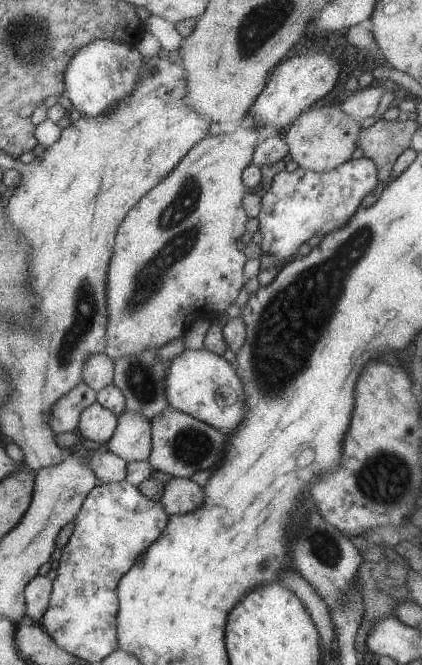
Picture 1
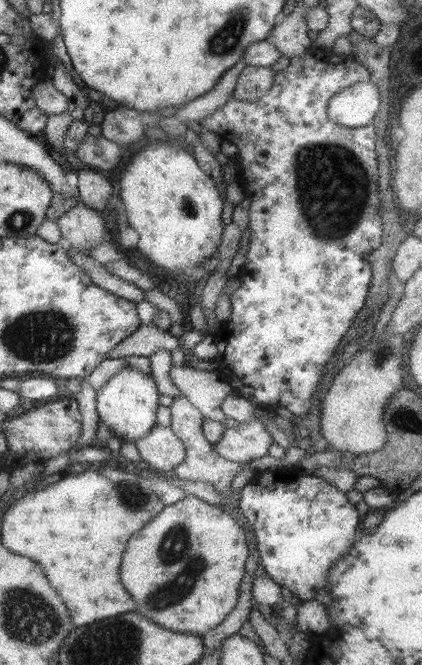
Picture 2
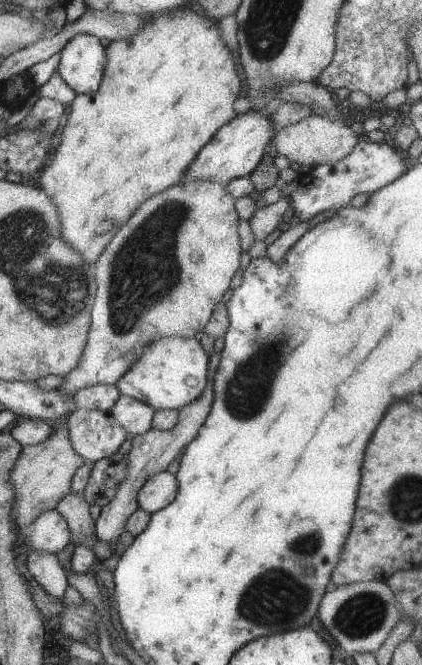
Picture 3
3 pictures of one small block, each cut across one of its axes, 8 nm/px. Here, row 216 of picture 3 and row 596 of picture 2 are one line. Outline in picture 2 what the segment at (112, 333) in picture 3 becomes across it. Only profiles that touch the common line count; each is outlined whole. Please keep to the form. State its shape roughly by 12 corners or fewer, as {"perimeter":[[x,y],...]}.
{"perimeter":[[196,496],[130,535],[136,614],[203,636],[237,605],[243,526]]}

